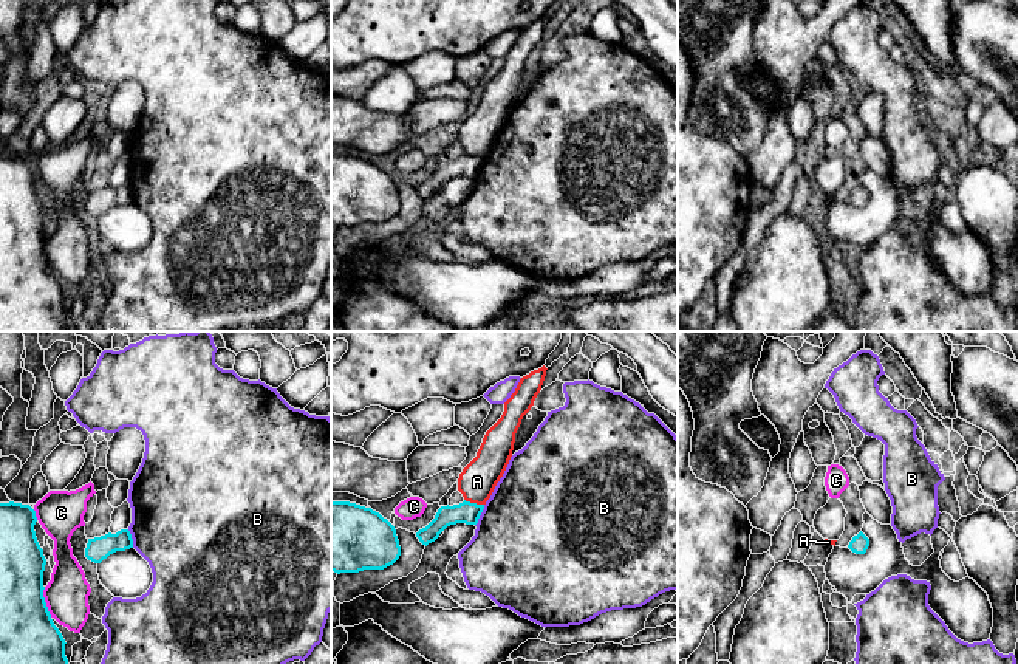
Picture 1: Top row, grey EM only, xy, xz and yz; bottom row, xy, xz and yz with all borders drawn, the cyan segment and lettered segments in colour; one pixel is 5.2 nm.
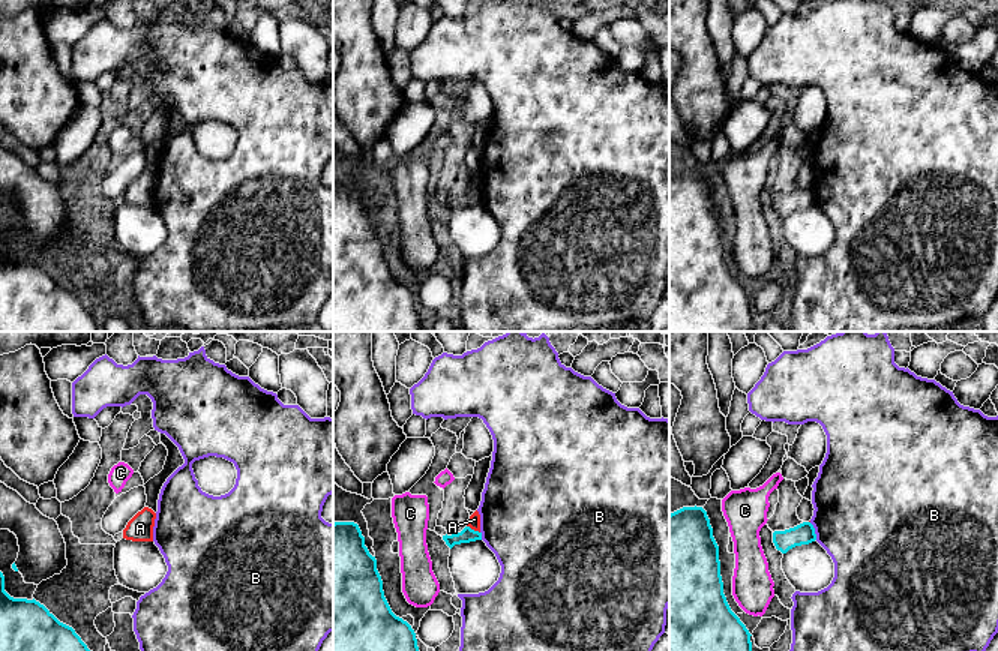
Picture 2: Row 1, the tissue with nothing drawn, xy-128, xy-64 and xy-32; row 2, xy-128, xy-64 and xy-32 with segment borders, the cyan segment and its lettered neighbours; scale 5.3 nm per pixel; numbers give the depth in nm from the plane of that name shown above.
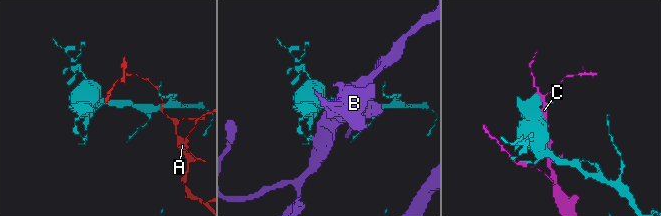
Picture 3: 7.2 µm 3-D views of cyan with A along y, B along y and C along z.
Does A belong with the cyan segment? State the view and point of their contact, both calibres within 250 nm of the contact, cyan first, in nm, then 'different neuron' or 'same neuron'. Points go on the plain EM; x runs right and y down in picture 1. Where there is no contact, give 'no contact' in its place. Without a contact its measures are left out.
meets cyan in xz at (474, 157); 120 nm thick on the cyan side, 190 nm on the other; different neuron

